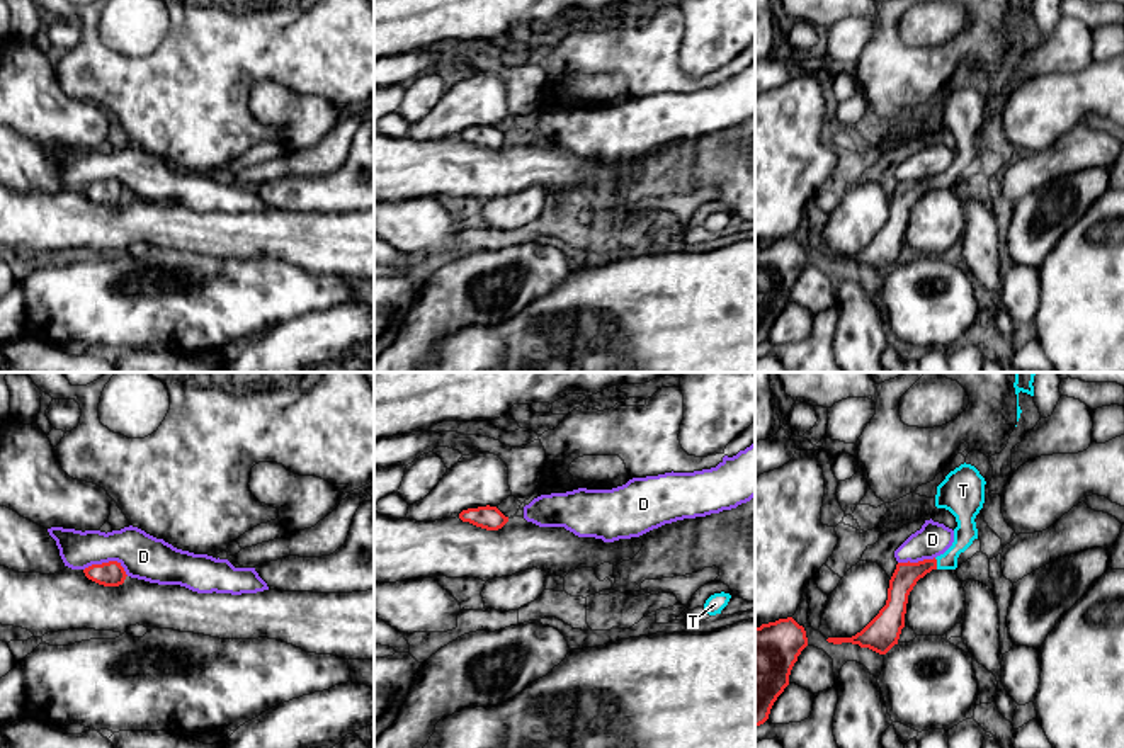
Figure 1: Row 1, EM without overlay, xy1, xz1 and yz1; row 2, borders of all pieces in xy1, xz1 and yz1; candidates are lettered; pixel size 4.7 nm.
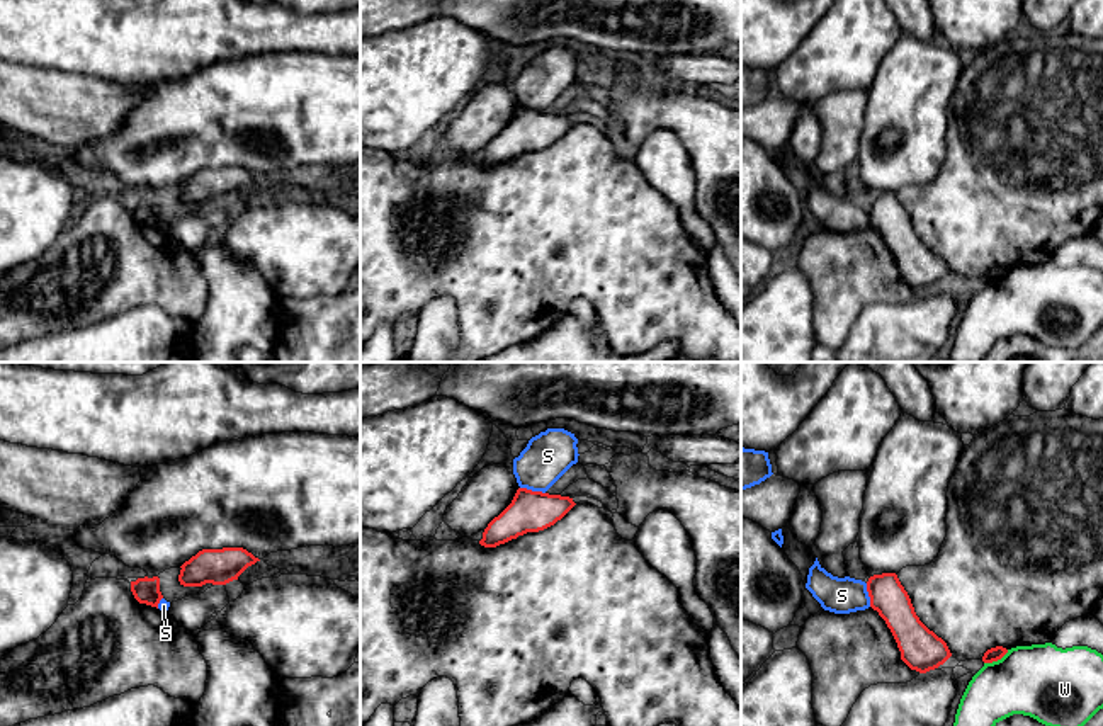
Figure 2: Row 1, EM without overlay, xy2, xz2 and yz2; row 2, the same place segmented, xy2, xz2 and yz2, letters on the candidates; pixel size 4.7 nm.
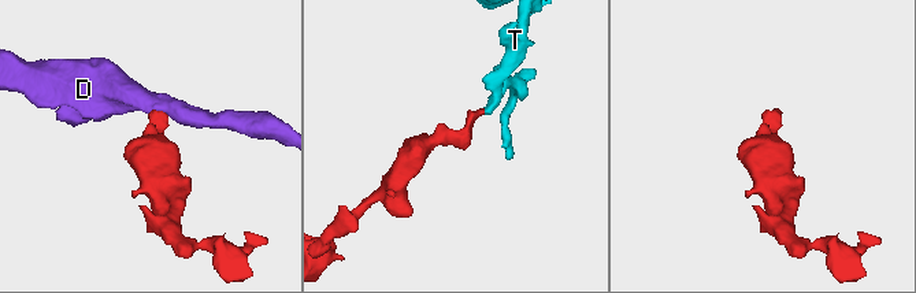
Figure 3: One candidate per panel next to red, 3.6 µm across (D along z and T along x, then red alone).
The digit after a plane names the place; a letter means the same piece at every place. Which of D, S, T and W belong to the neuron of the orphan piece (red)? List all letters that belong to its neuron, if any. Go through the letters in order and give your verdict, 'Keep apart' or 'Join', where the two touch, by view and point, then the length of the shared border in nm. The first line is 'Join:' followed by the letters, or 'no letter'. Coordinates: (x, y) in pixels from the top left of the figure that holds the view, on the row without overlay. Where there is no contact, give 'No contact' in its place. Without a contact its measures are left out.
Join: T
D: Keep apart. Touches red at xy1 (107, 182). Shared border 220 nm
S: Keep apart. Touches red at xz2 (531, 109). Shared border 120 nm
T: Join. Touches red at yz1 (936, 182). Shared border 60 nm
W: Keep apart. Touches red at yz2 (996, 279). Shared border 140 nm

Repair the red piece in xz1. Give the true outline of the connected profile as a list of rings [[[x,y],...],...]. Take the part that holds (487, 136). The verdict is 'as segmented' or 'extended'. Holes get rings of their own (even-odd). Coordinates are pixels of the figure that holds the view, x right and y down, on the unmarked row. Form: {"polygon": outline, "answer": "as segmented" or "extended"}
{"polygon": [[[490,124],[463,129],[459,138],[486,150],[498,150],[508,141],[508,136]]], "answer": "as segmented"}

